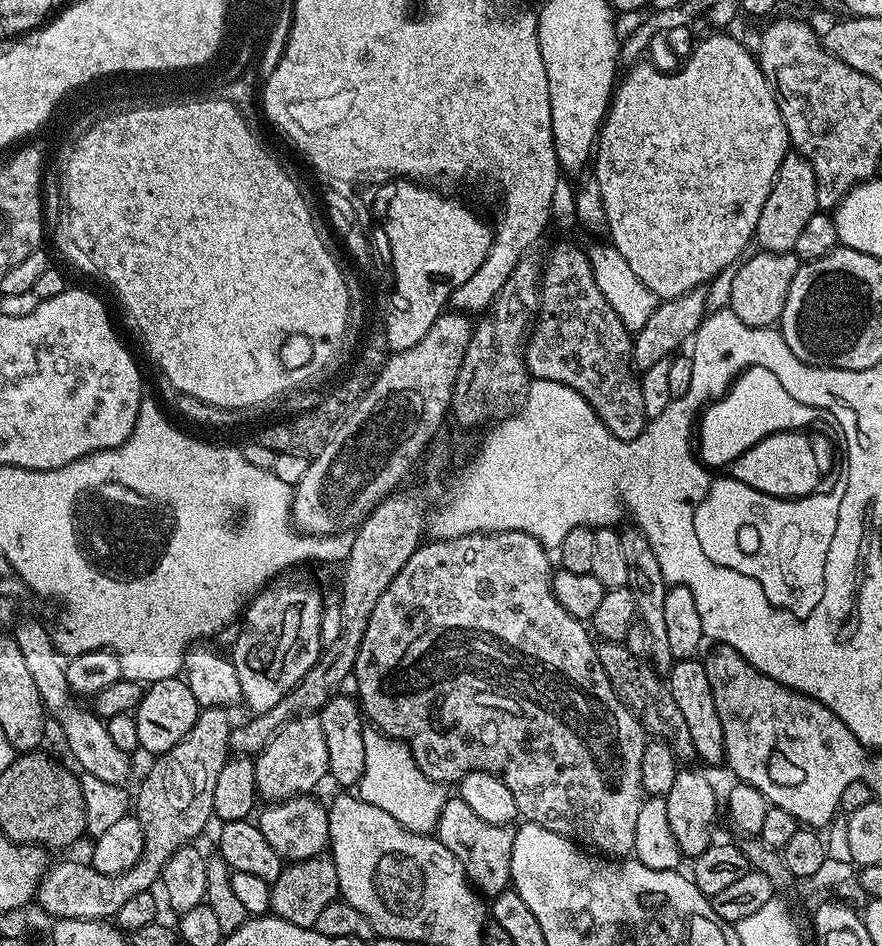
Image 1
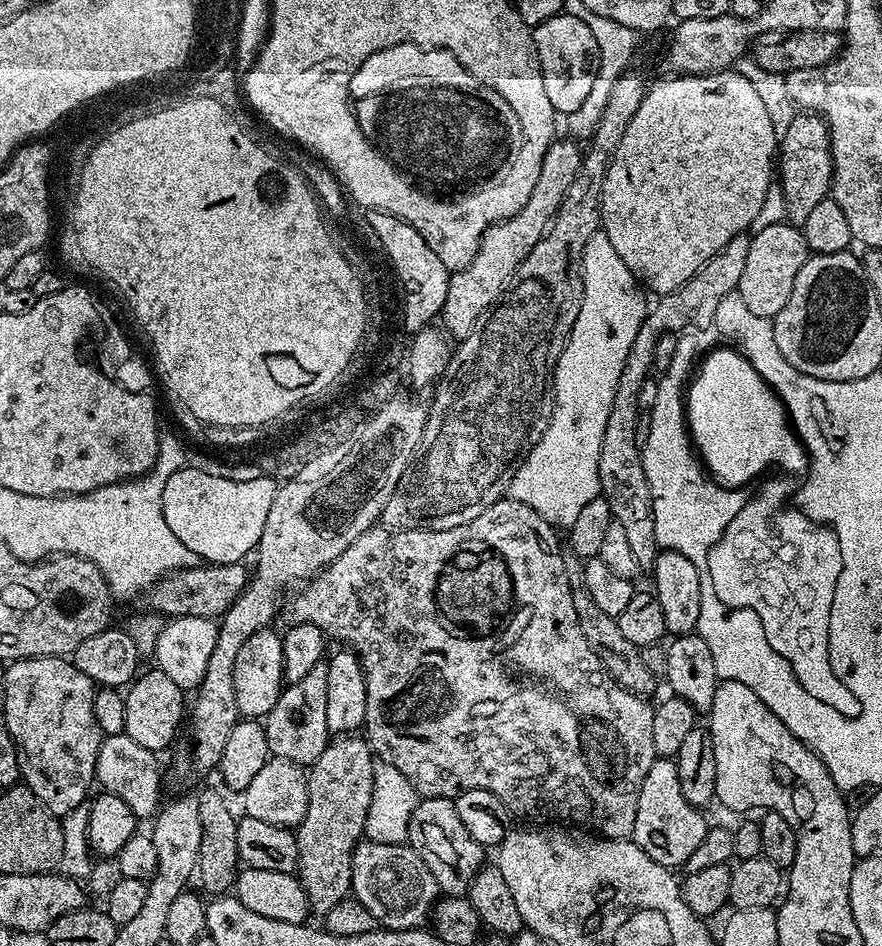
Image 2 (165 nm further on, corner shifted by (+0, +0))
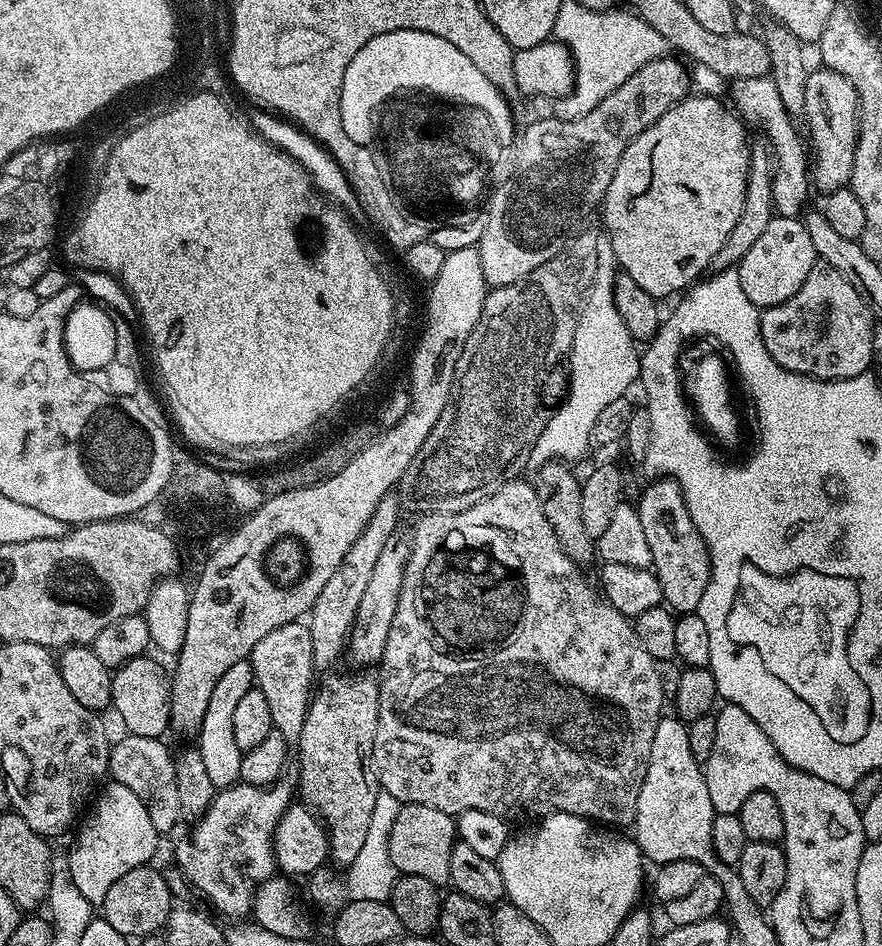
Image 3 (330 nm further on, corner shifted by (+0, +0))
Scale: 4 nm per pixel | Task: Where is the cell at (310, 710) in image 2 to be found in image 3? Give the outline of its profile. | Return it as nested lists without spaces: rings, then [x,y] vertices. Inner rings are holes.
[[[389,494],[382,498],[382,502],[378,502],[370,522],[362,530],[354,546],[346,550],[346,558],[342,558],[338,570],[334,570],[334,575],[326,582],[322,594],[318,594],[318,602],[314,602],[314,606],[309,610],[306,623],[310,630],[310,643],[314,646],[314,666],[317,673],[327,673],[331,669],[328,667],[339,656],[345,655],[348,636],[352,633],[352,623],[358,605],[362,602],[362,593],[370,583],[374,565],[378,563],[378,557],[386,542],[390,542],[390,538],[397,535],[399,528],[396,527],[400,524],[400,512],[402,513],[402,505],[399,495]]]

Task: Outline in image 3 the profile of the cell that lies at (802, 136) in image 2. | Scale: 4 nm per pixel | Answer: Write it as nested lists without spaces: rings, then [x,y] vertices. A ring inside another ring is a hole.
[[[820,66],[809,71],[806,82],[806,110],[803,119],[808,120],[807,139],[810,142],[810,180],[820,194],[849,187],[854,170],[854,150],[860,133],[860,99],[856,88],[842,74]]]

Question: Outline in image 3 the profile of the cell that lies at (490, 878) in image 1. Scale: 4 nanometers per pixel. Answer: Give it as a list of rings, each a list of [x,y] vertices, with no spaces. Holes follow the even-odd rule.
[[[401,804],[398,818],[394,818],[394,828],[390,830],[390,862],[394,862],[397,873],[426,878],[437,886],[444,886],[450,878],[452,847],[457,843],[453,817],[442,810],[434,810],[434,806]]]

